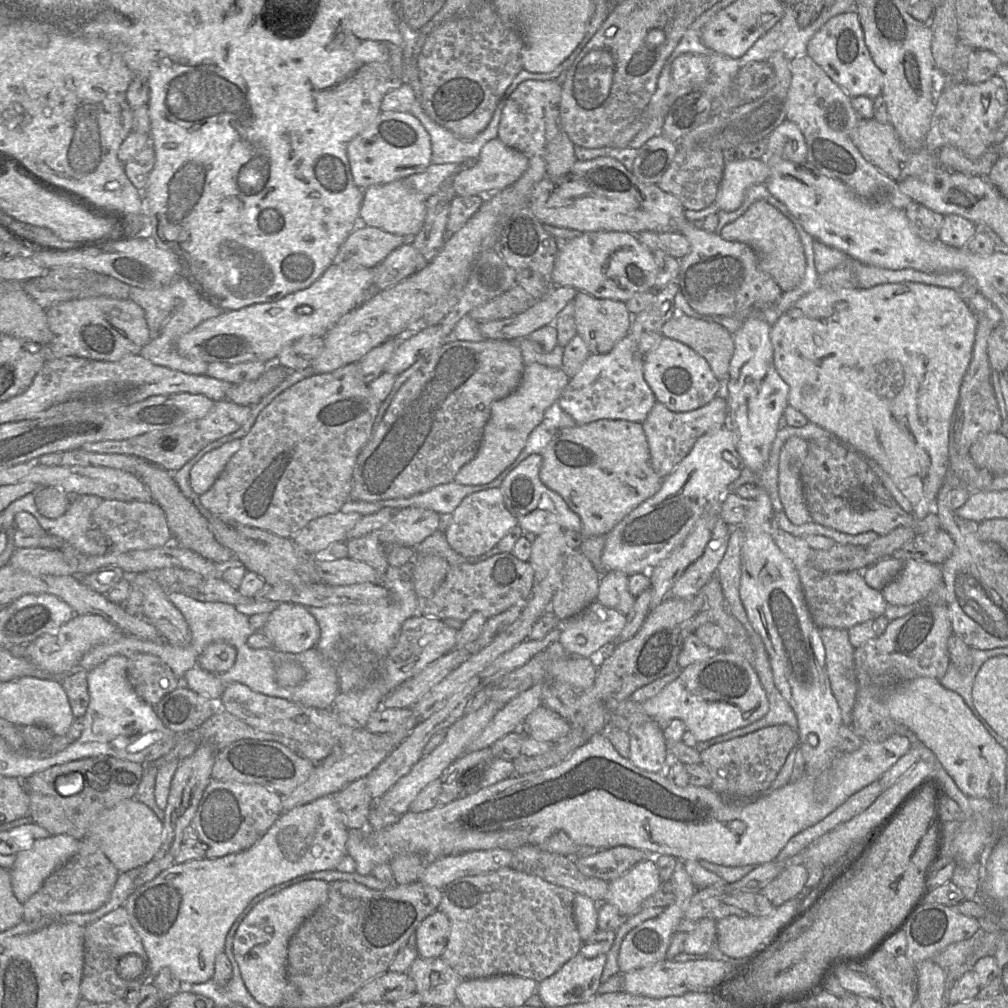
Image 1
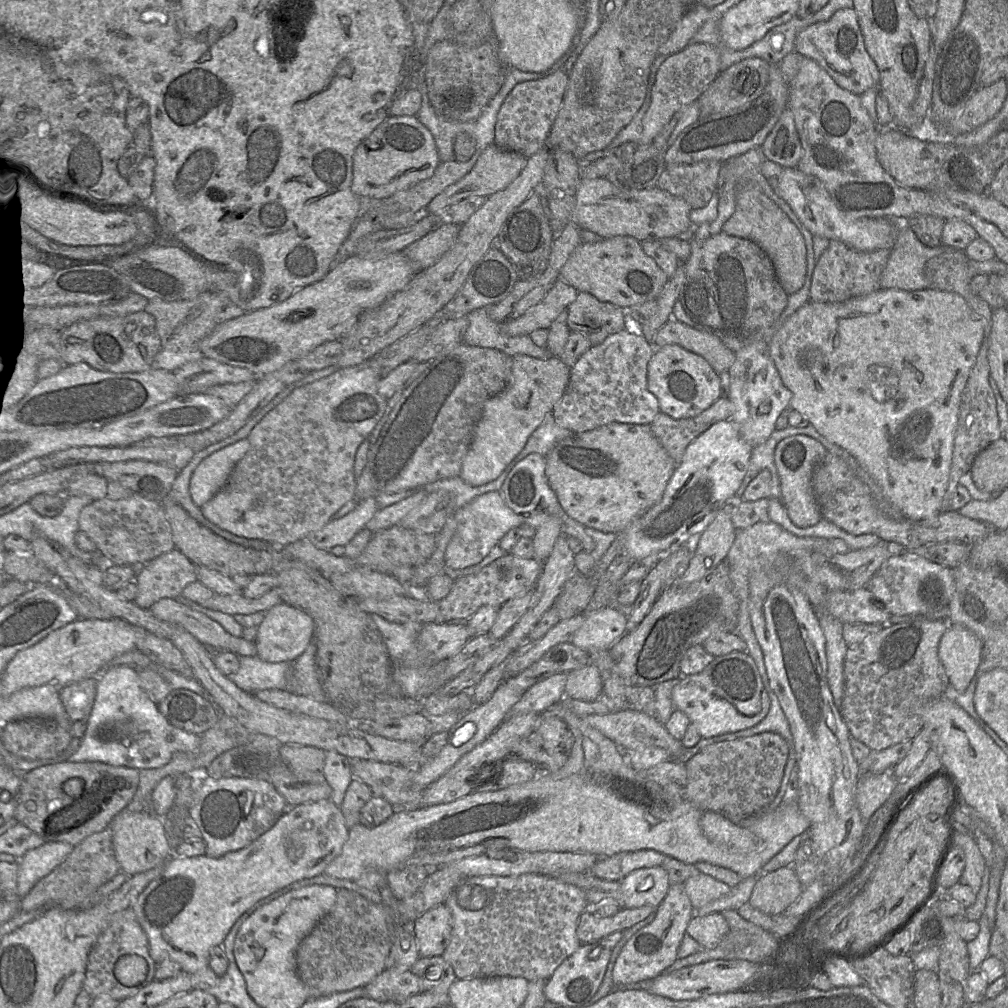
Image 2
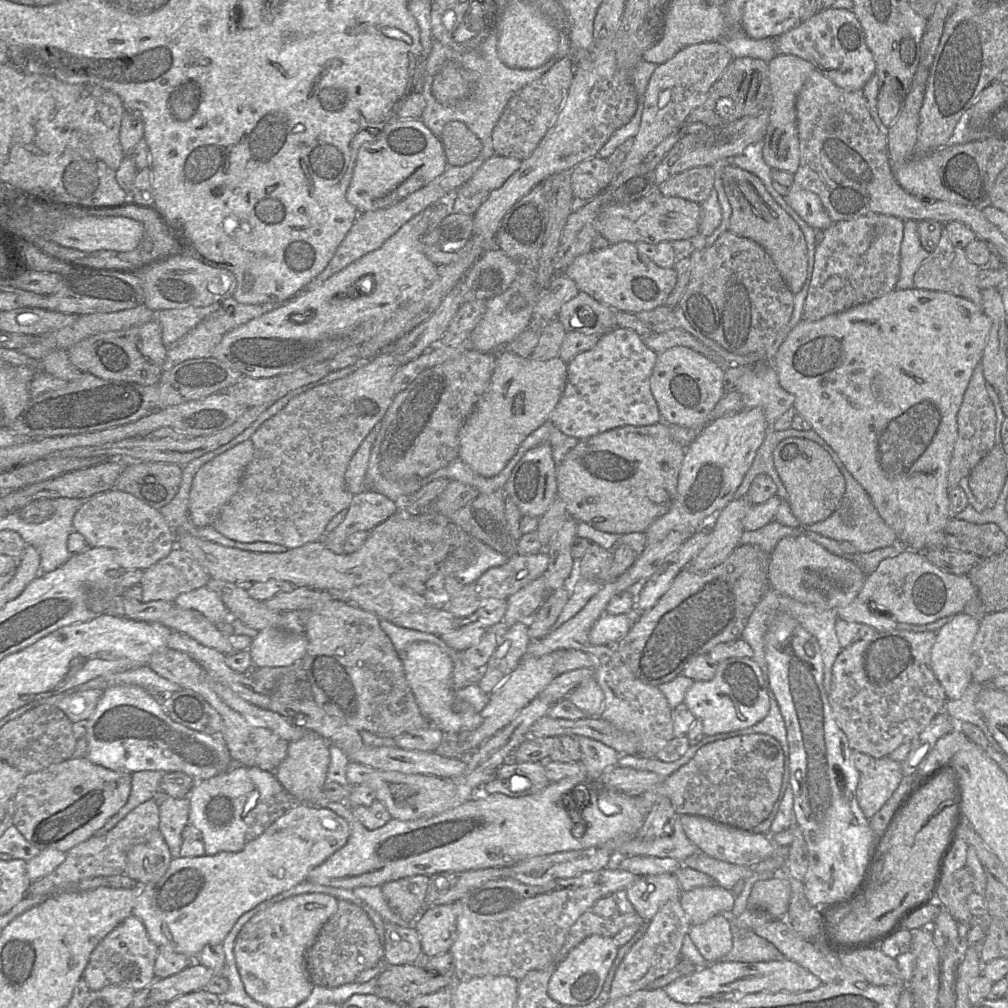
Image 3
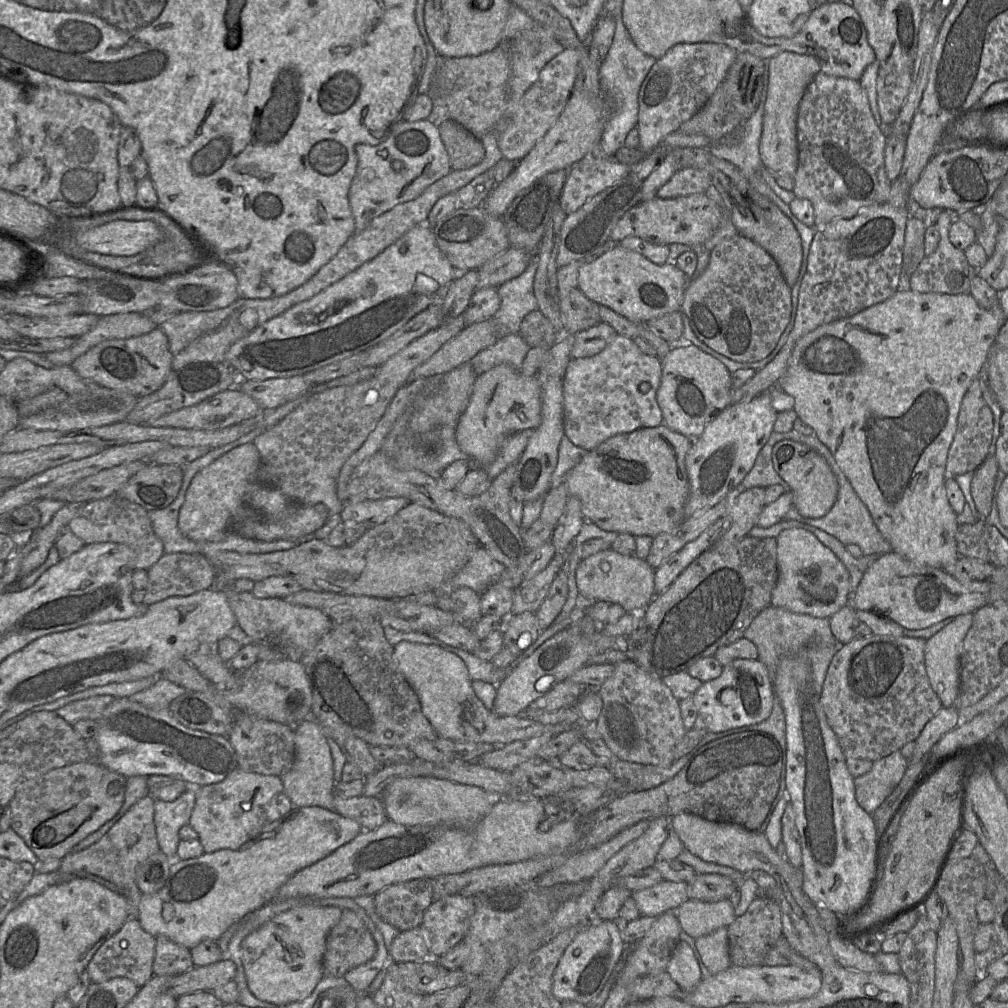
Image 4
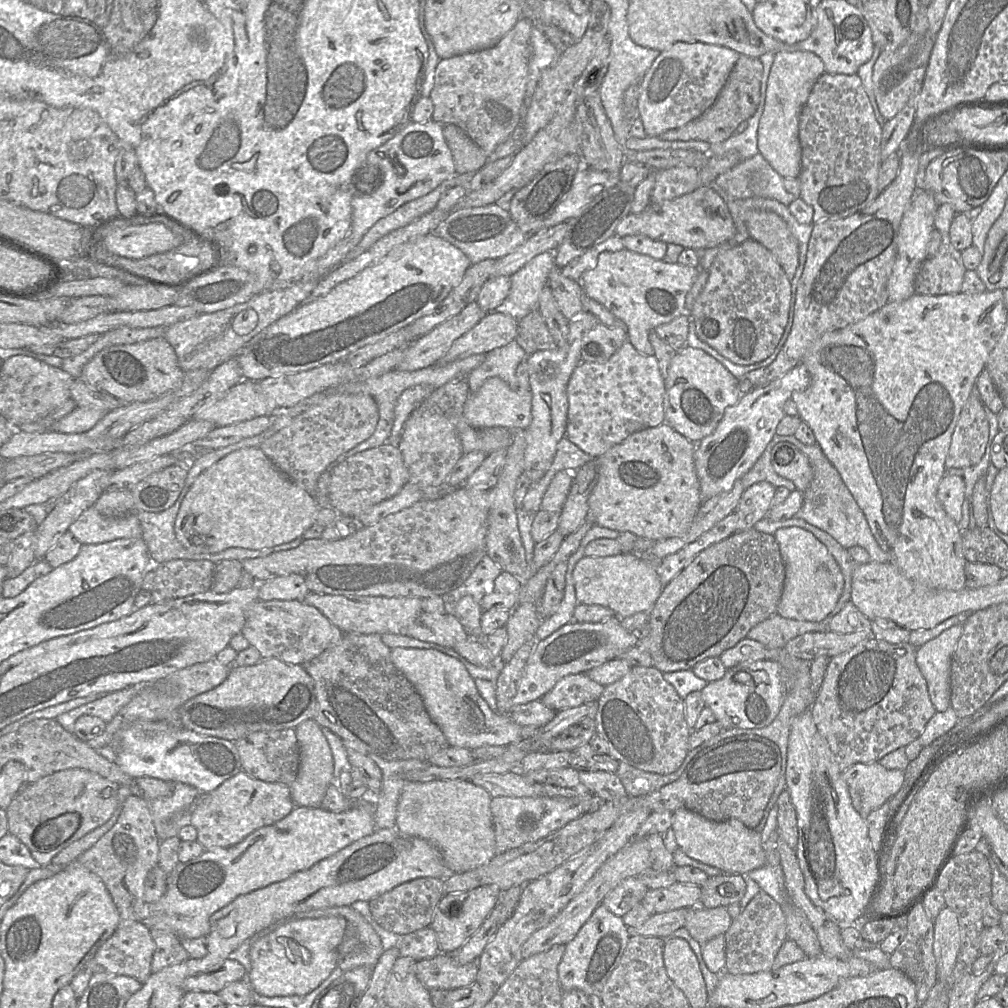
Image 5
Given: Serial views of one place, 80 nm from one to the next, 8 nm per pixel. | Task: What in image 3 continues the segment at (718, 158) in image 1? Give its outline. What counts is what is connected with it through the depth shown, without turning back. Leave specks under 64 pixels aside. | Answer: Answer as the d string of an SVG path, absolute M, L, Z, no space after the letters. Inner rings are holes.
M712 165L696 166L677 173L657 186L665 196L681 197L701 204L714 185L715 170Z

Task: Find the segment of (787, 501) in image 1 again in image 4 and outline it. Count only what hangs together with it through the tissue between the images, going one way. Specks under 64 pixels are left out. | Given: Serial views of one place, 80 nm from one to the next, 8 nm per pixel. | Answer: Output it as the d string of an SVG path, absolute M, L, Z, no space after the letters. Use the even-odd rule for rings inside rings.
M781 440L772 449L772 463L778 475L789 485L793 505L806 518L826 515L836 501L838 481L826 459L816 450L793 440Z

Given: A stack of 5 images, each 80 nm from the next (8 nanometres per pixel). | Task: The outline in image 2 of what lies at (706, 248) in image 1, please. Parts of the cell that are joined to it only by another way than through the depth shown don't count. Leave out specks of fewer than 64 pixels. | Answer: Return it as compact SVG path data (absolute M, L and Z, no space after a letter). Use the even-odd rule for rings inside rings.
M724 232L712 235L704 240L697 240L692 238L689 243L691 245L691 254L689 258L684 262L686 277L684 286L679 295L679 300L682 303L686 314L695 323L700 324L703 327L704 331L718 336L723 341L723 343L728 346L733 352L738 351L741 347L748 344L748 342L765 340L769 343L772 335L774 334L774 324L779 319L788 304L788 294L780 285L775 273L774 266L768 255L756 243L748 239L728 235Z

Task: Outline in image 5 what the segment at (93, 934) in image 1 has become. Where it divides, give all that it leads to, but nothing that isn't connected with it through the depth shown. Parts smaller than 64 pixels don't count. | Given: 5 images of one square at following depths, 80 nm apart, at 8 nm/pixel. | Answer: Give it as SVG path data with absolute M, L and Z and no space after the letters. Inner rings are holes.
M145 921L121 924L115 933L98 948L89 962L89 970L92 974L123 975L144 983L152 973L151 964L154 951L155 942L151 936L151 928Z

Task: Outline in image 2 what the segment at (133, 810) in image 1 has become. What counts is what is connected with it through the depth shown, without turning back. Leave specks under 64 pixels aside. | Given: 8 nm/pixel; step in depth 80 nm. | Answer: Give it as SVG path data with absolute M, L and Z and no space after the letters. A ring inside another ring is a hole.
M122 810L109 826L112 832L116 859L121 872L131 877L160 865L166 865L174 855L170 840L165 832L164 823L160 817L142 810Z

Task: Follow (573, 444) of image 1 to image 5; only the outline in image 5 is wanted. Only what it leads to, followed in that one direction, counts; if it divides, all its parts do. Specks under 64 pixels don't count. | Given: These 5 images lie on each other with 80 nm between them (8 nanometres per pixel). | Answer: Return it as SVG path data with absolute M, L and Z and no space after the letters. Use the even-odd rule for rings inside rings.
M668 423L632 433L596 458L598 479L588 499L594 524L617 532L630 532L640 539L659 541L682 536L703 503L694 464L695 443Z

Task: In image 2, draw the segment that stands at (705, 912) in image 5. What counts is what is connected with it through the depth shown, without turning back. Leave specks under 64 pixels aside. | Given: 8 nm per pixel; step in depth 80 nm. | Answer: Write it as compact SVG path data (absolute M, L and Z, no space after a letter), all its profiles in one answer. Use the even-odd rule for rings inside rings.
M702 872L687 879L684 888L694 910L726 895L731 890L727 884Z

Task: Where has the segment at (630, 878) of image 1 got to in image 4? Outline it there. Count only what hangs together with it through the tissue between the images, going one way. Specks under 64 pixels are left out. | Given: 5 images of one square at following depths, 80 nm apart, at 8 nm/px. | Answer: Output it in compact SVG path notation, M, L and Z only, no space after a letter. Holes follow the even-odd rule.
M662 880L652 887L631 891L642 916L658 917L659 915L676 910L686 902L689 884Z

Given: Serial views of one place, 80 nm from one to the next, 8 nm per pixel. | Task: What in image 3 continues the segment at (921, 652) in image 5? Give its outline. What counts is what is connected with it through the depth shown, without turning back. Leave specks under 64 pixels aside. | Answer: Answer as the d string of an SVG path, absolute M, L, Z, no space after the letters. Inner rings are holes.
M959 613L936 632L931 649L931 669L945 690L948 700L959 700L972 682L972 644L979 621L971 615Z

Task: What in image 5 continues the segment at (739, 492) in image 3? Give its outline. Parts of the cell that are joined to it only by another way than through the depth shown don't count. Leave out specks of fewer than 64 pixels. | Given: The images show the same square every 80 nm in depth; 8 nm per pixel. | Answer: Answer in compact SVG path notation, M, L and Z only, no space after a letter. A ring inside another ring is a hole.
M774 434L755 464L741 478L742 485L745 489L754 483L761 481L769 482L774 487L784 486L790 491L796 489L794 483L778 475L771 464L772 448L776 443L783 441L783 438L794 438L799 442L794 435L783 436Z

